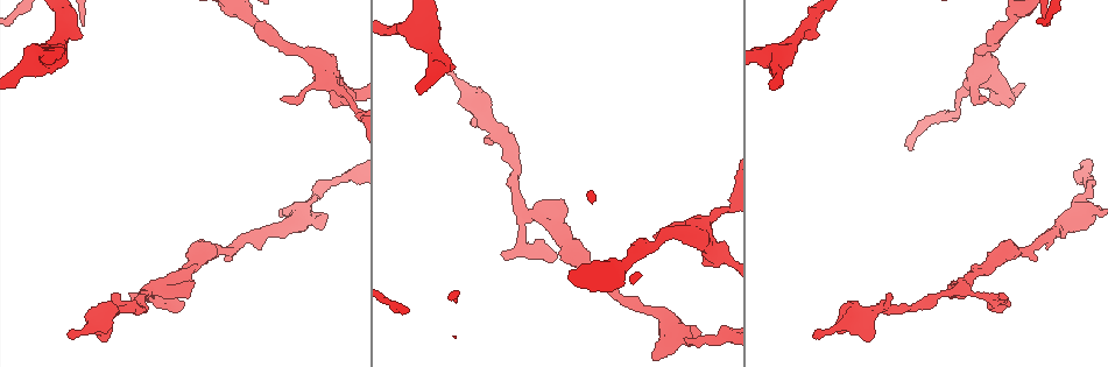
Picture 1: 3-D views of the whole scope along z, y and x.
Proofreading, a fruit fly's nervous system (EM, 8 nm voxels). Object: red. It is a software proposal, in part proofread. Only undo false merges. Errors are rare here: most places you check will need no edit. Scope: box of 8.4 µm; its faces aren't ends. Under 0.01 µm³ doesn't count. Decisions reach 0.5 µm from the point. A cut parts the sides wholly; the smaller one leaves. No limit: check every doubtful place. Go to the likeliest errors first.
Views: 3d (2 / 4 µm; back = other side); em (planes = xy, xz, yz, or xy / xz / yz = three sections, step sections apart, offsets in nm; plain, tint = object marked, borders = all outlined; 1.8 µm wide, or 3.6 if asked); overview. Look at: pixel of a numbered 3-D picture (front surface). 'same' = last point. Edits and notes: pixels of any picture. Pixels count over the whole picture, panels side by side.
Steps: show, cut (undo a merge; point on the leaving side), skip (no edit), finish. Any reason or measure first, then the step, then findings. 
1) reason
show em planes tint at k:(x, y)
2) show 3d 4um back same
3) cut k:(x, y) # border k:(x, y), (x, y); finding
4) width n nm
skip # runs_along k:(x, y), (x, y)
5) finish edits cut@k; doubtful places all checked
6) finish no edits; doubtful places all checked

three arms meet
show em yz step 16 tint at 1:(528, 214)

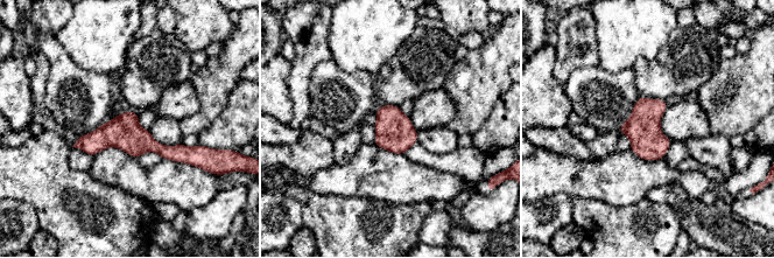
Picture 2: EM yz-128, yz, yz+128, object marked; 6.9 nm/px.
another direction
show em planes tint same

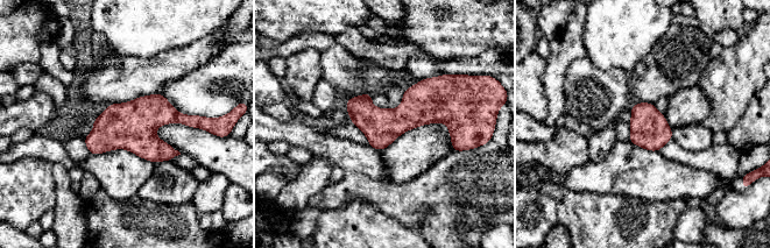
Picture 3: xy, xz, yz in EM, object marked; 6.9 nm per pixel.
skip # continuous, no second cell

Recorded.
a fork
show 3d 2um at 1:(891, 307)

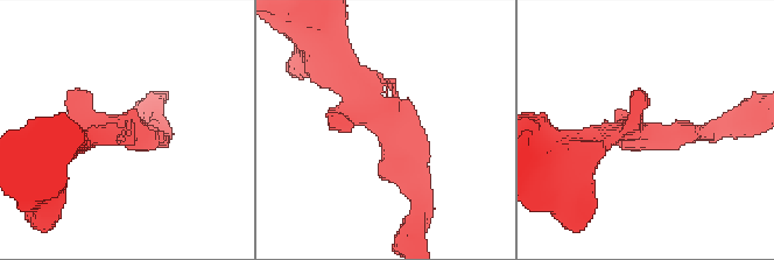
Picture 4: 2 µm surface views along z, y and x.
show em xy step 8 plain at 4:(387, 126)

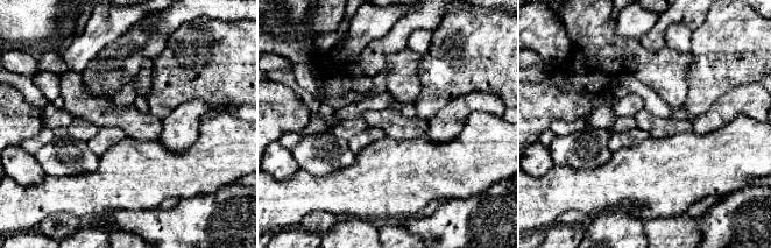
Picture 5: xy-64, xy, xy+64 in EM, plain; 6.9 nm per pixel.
with the object marked
show em xy step 8 tint same

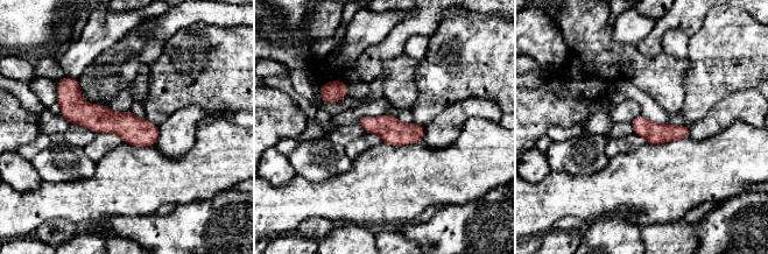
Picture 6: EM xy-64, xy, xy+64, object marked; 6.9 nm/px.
width 160 nm
skip # runs_along 6:(69, 85), (91, 115), (153, 141); all the same cell

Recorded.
branch point
show em xy step 4 tint at 1:(797, 36)

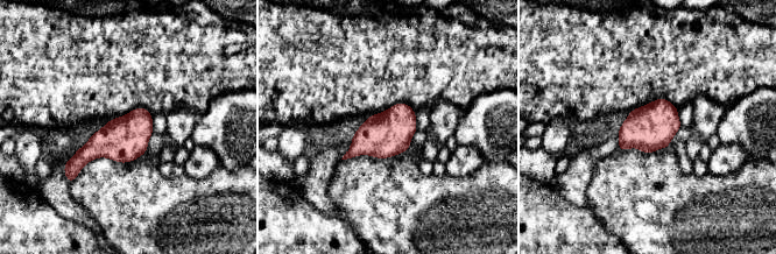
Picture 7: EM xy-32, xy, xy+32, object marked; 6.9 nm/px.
width 320 nm
skip # all the same cell

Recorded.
finish no edits; doubtful places all checked

